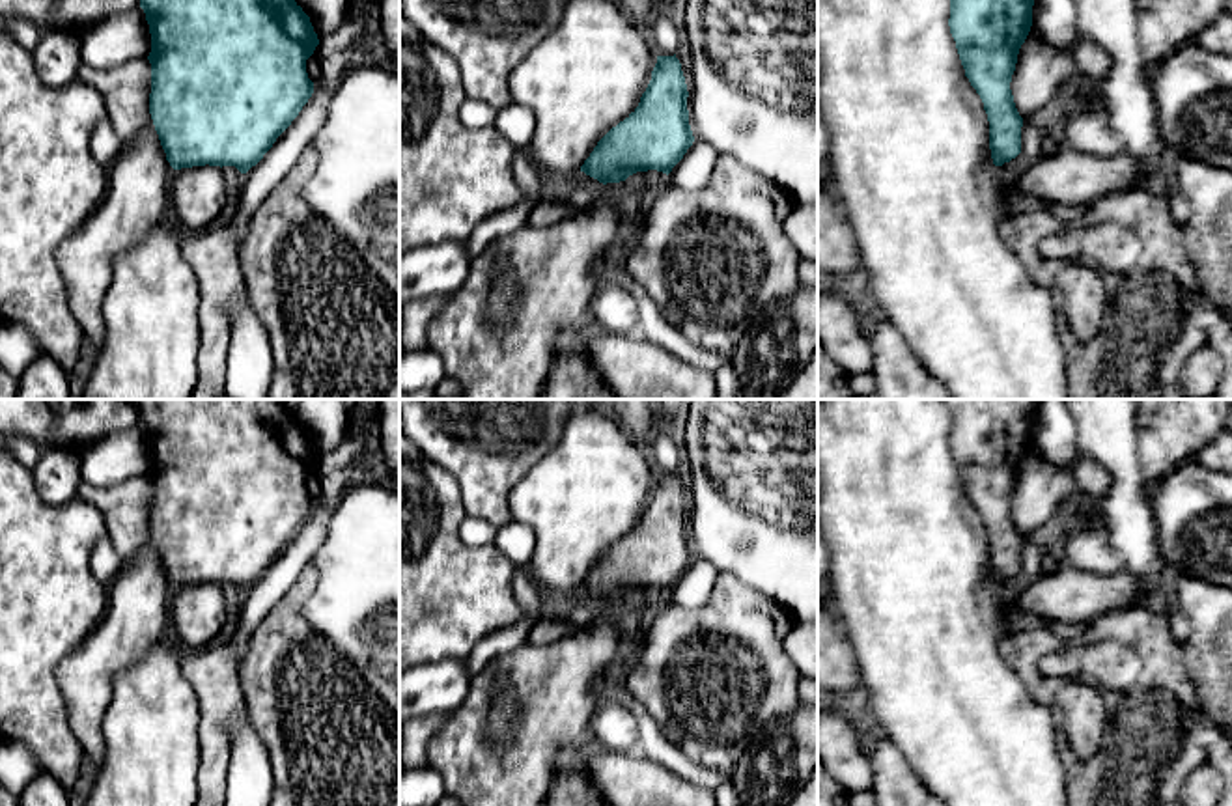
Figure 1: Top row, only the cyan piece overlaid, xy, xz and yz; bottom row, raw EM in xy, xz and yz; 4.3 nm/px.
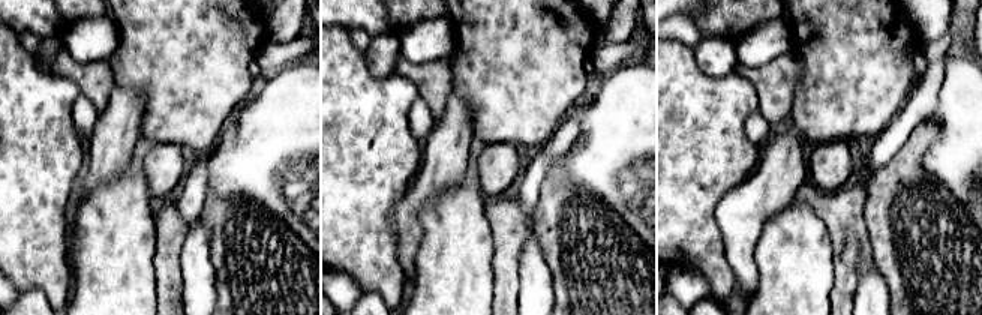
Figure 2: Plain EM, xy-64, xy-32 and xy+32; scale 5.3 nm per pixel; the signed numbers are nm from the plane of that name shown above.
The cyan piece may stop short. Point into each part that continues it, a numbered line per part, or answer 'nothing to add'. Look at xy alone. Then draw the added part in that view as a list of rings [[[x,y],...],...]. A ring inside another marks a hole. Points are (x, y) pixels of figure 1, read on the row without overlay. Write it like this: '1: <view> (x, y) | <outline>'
nothing to add

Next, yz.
nothing to add

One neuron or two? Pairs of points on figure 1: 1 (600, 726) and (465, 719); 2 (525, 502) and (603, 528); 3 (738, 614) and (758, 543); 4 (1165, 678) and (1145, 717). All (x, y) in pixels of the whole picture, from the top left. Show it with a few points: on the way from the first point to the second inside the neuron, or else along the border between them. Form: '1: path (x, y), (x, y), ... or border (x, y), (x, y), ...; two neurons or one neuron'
1: border (598, 702), (588, 721), (587, 737); two neurons
2: path (544, 502), (577, 502), (585, 510); one neuron
3: border (730, 575), (784, 609); two neurons
4: path (1165, 687), (1165, 696), (1154, 708); one neuron

